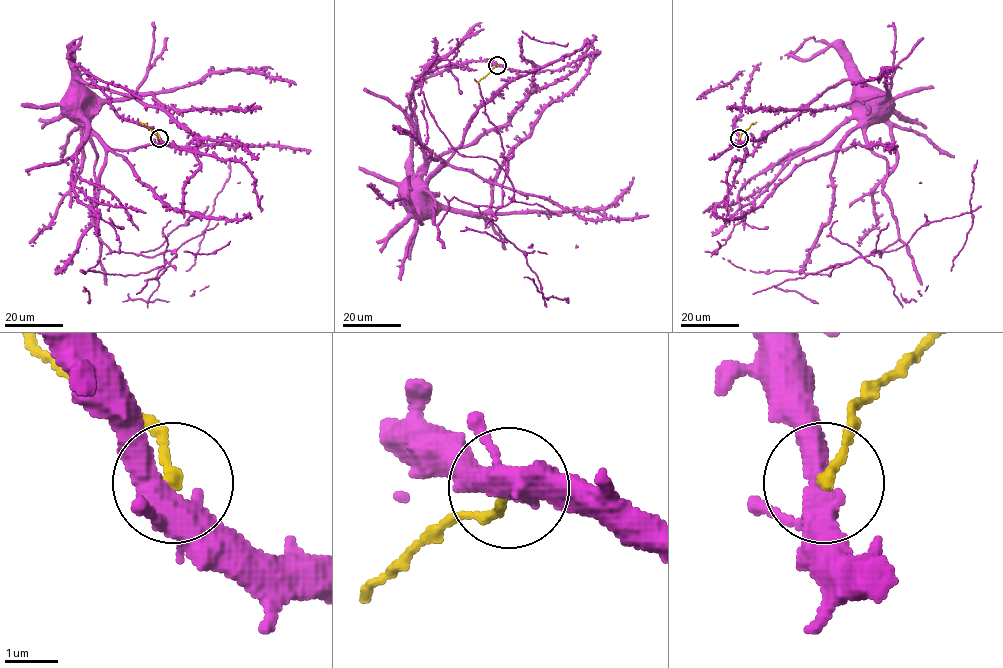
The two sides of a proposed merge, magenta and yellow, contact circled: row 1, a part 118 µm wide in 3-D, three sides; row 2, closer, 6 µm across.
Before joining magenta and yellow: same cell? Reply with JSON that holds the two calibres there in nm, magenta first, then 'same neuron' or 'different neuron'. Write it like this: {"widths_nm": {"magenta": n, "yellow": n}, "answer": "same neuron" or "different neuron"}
{"widths_nm": {"magenta": 400, "yellow": 200}, "answer": "different neuron"}

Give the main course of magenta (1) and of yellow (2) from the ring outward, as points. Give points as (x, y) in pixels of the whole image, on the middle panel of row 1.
1: (497, 65), (530, 71), (534, 89), (503, 125), (435, 155), (417, 173), (420, 188), (417, 184)
2: (498, 65), (476, 82)

